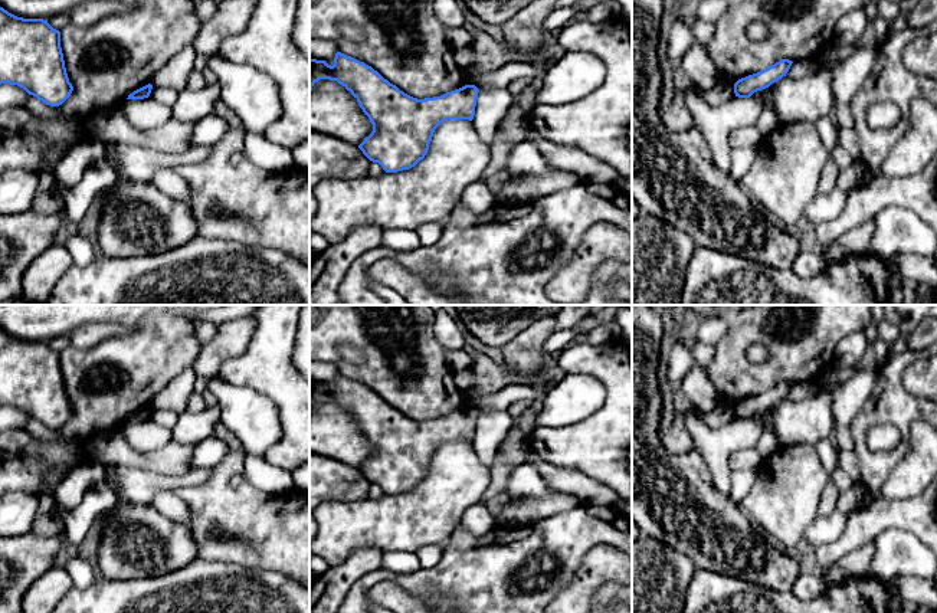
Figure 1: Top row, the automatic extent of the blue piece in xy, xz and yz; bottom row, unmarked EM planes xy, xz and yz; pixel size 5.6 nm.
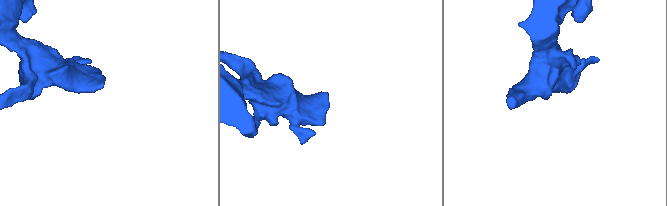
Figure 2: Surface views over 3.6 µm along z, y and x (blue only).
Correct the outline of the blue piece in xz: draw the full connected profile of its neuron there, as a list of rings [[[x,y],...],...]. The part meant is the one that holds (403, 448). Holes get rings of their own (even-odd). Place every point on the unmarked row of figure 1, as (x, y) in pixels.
[[[341,374],[335,376],[334,387],[309,381],[309,414],[320,401],[337,403],[357,422],[363,435],[373,446],[373,453],[358,468],[373,485],[379,485],[386,495],[397,495],[415,489],[425,481],[435,452],[448,442],[474,442],[479,412],[465,407],[440,419],[417,422],[384,401],[371,389]]]

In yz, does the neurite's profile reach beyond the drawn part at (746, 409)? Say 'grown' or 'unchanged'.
unchanged

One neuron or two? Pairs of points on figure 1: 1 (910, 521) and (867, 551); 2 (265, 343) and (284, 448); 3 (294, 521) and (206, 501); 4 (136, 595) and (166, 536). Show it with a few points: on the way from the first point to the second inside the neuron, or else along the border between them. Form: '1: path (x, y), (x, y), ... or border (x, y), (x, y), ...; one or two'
1: border (874, 540), (844, 557); two
2: path (268, 369), (291, 393), (291, 422); one
3: path (272, 521), (233, 521), (228, 515); one
4: border (177, 569), (157, 576), (111, 580); two

